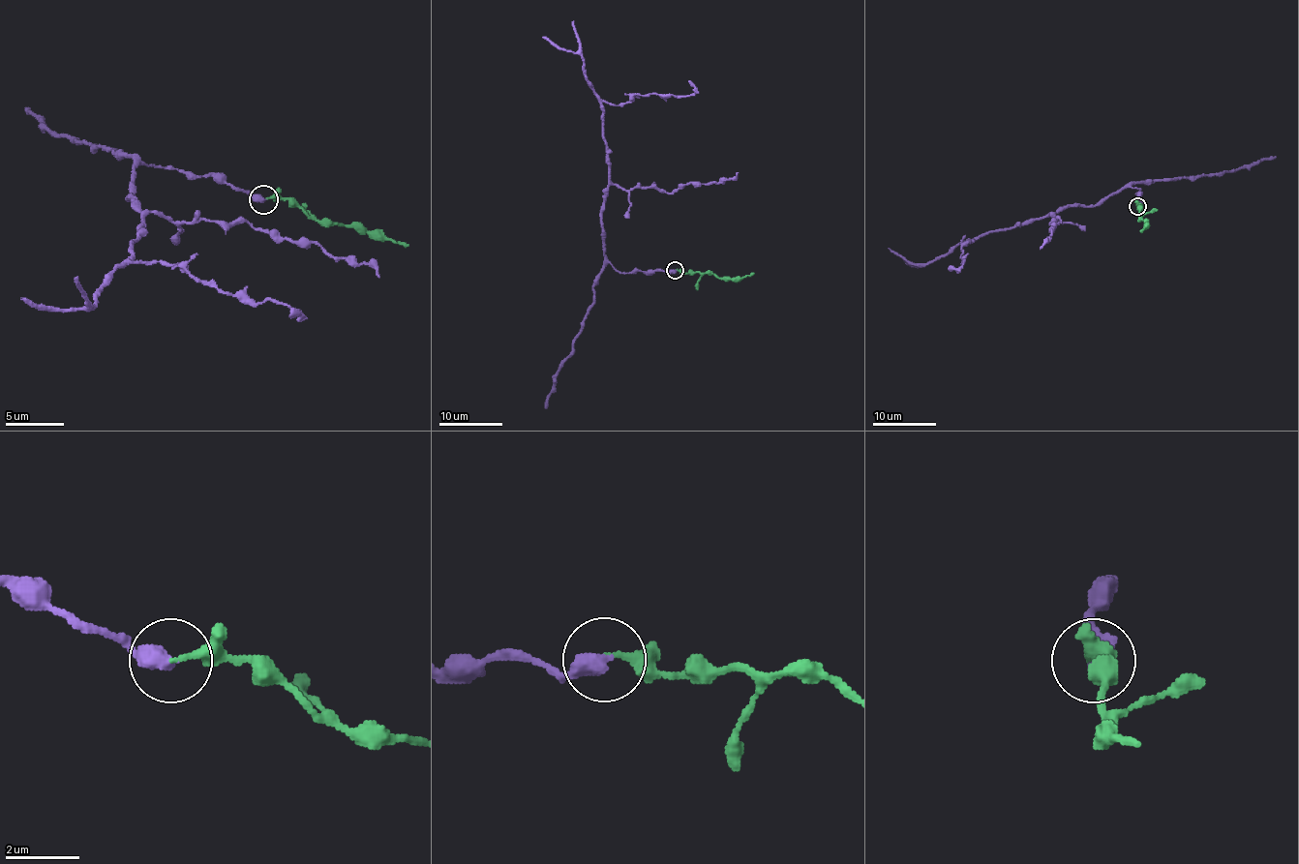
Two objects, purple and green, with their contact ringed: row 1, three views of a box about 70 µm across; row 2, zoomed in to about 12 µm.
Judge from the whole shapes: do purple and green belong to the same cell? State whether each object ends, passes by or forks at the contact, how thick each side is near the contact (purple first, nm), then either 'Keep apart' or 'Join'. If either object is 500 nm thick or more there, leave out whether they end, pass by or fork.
At the ring purple ends. At the ring green ends. Thickness 480 nm (purple) against 190 nm. Join

